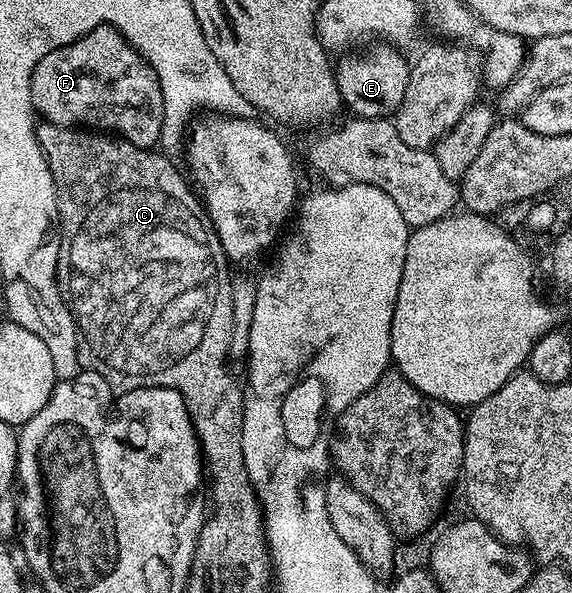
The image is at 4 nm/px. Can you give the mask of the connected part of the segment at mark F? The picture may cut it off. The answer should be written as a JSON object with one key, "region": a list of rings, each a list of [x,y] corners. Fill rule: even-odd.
{"region":[[[113,26],[94,28],[86,36],[50,52],[50,56],[42,56],[30,80],[30,96],[33,111],[50,124],[107,132],[143,150],[155,147],[160,142],[164,123],[164,97],[158,76],[148,61]]]}

